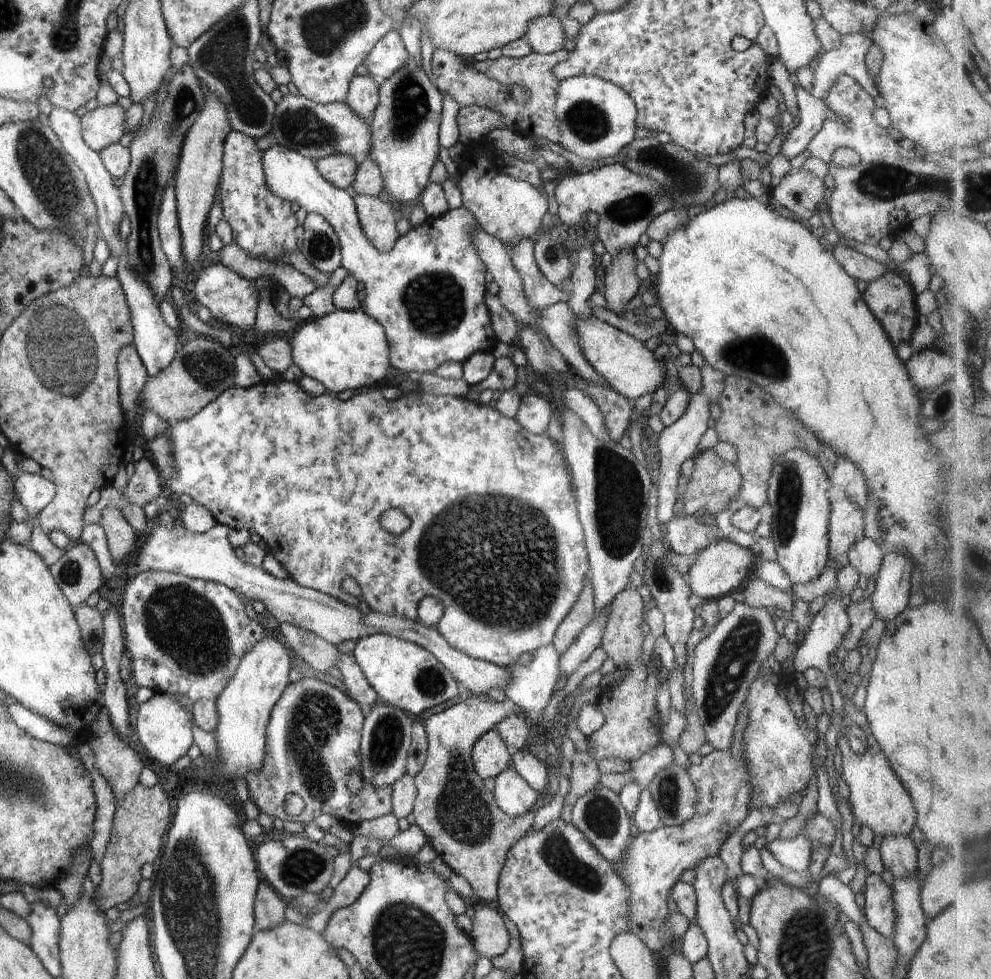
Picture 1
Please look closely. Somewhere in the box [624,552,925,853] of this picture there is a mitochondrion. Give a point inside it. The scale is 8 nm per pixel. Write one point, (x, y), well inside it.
(737, 651)

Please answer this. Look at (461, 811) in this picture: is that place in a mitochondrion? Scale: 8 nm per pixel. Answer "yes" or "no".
yes

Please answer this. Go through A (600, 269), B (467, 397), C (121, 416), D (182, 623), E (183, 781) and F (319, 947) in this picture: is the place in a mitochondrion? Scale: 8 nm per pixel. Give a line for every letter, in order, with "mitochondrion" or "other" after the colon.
A: other
B: other
C: other
D: mitochondrion
E: other
F: other

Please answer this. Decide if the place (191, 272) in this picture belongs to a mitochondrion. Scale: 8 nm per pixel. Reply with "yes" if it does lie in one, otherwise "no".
no

